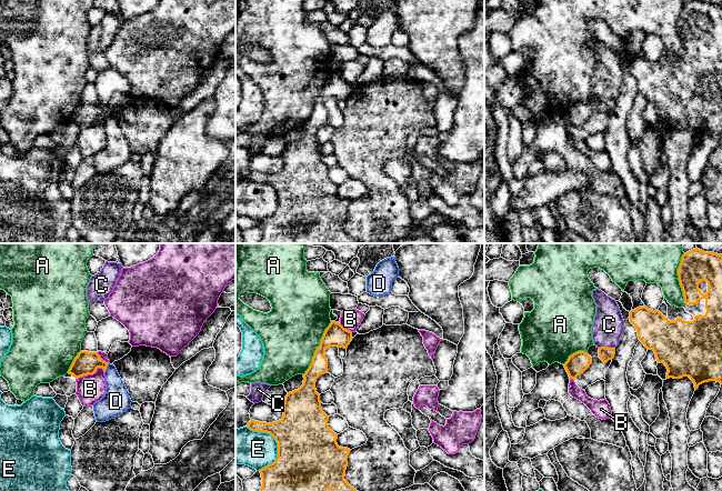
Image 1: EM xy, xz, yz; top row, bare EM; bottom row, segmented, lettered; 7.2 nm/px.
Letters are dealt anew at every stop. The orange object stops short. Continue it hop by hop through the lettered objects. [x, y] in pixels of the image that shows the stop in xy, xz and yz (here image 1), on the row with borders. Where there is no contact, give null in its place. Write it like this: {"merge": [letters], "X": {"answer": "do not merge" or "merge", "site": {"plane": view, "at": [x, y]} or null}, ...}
{"merge": [], "A": {"answer": "do not merge", "site": {"plane": "xz", "at": [317, 348]}}, "B": {"answer": "do not merge", "site": {"plane": "xy", "at": [90, 373]}}, "C": {"answer": "do not merge", "site": {"plane": "yz", "at": [607, 347]}}, "D": {"answer": "do not merge", "site": {"plane": "xy", "at": [106, 368]}}, "E": {"answer": "do not merge", "site": {"plane": "xz", "at": [277, 442]}}}

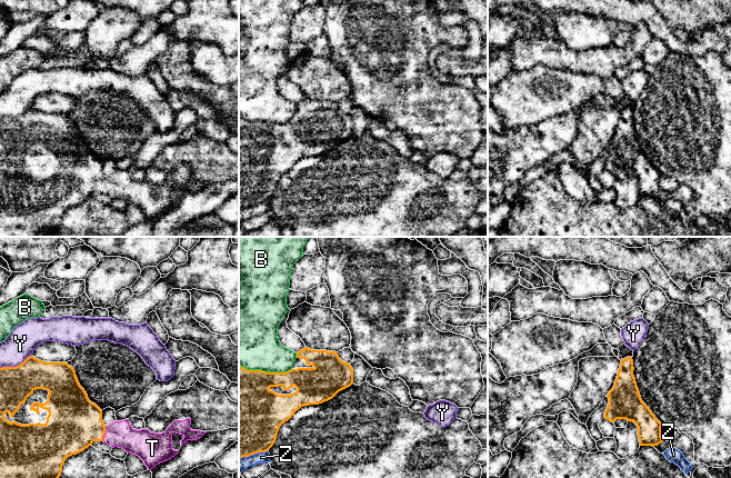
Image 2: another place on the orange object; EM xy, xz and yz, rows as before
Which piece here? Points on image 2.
{"merge": ["T"], "B": {"answer": "do not merge", "site": {"plane": "xz", "at": [264, 371]}}, "T": {"answer": "merge", "site": {"plane": "xy", "at": [104, 432]}}, "Y": {"answer": "do not merge", "site": {"plane": "xy", "at": [17, 366]}}, "Z": {"answer": "do not merge", "site": {"plane": "xz", "at": [252, 454]}}}

